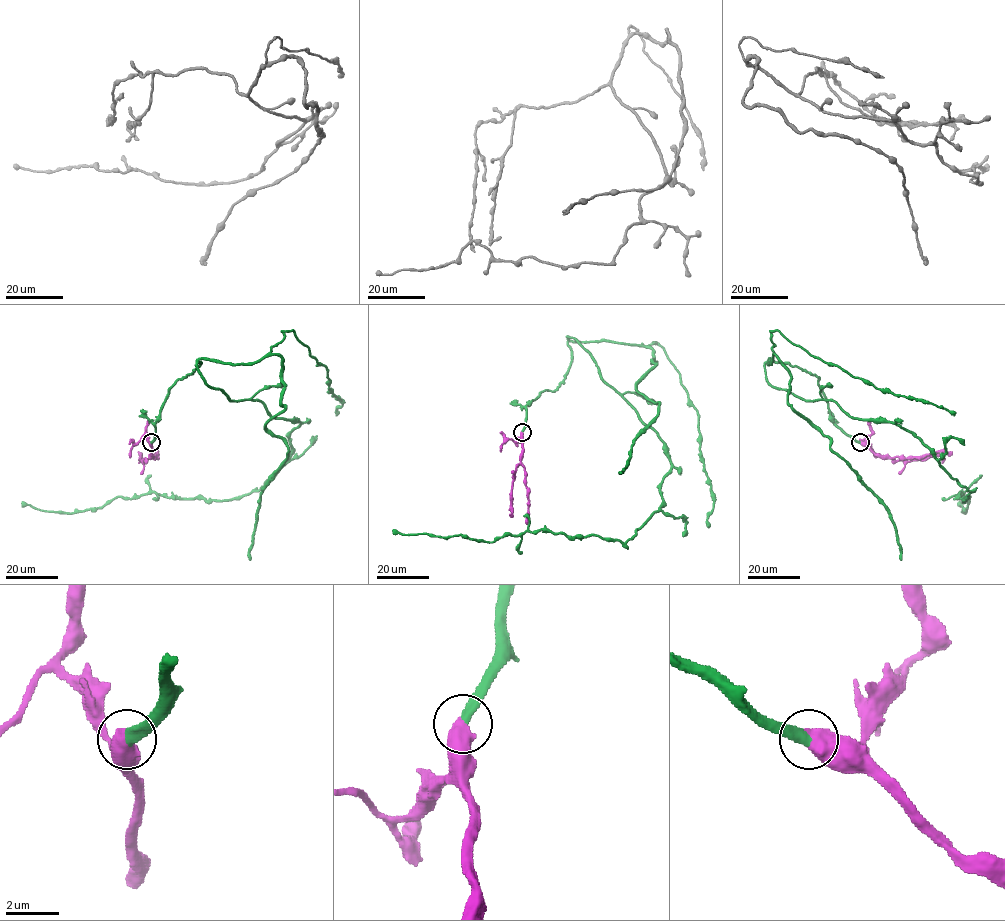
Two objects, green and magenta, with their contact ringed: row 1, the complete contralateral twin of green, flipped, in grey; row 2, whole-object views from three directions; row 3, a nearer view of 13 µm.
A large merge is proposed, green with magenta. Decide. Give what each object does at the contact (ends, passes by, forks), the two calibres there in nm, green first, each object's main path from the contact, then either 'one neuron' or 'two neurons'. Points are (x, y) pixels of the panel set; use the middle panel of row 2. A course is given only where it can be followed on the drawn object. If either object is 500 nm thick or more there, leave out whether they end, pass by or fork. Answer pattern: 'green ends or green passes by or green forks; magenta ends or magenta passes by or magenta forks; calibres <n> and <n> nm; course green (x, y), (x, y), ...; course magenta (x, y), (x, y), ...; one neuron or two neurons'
calibres 380 and 650 nm; course green (522, 432), (526, 406), (565, 378), (573, 338), (665, 448), (661, 505), (624, 543), (392, 530); course magenta (522, 432), (521, 462), (528, 500), (526, 524); one neuron

